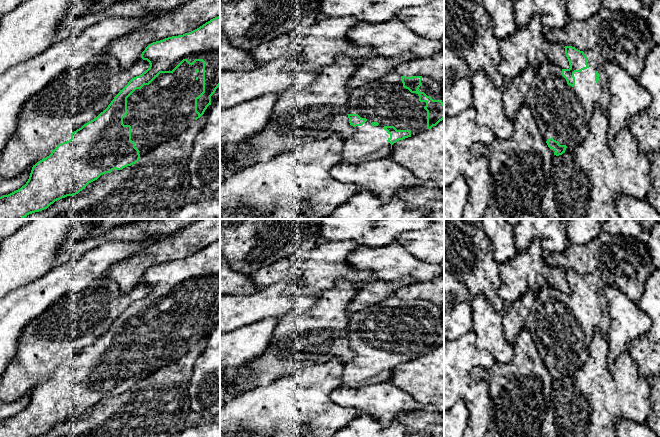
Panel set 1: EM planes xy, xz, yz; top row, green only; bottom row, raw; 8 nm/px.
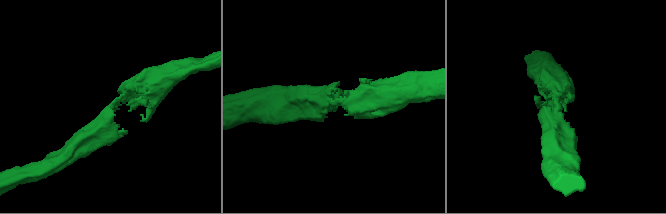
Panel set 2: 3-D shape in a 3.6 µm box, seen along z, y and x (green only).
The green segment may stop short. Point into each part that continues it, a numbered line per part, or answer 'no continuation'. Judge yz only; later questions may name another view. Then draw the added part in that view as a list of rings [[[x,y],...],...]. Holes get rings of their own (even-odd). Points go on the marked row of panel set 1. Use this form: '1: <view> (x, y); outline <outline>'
1: yz (562, 112); outline [[[592,49],[583,52],[589,67],[574,73],[573,87],[562,76],[562,68],[545,58],[525,98],[544,140],[553,138],[566,145],[565,153],[585,140],[597,105],[608,115],[610,90],[604,60]]]

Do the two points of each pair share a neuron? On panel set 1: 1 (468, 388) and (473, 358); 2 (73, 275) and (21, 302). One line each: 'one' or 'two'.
1: one
2: one

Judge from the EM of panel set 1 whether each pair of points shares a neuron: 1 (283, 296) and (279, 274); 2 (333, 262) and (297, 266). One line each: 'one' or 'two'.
1: two
2: one

